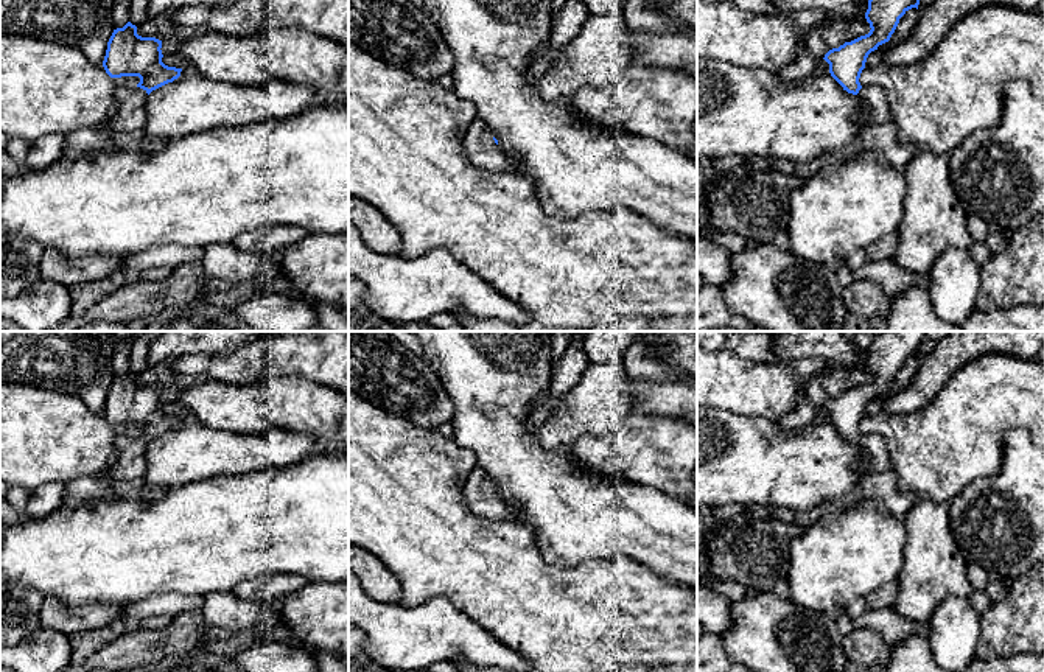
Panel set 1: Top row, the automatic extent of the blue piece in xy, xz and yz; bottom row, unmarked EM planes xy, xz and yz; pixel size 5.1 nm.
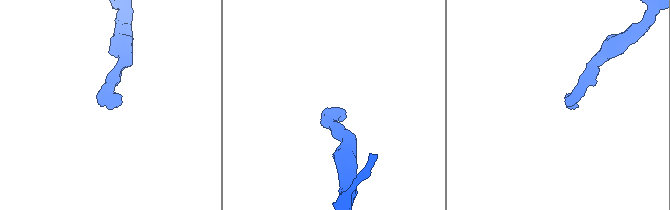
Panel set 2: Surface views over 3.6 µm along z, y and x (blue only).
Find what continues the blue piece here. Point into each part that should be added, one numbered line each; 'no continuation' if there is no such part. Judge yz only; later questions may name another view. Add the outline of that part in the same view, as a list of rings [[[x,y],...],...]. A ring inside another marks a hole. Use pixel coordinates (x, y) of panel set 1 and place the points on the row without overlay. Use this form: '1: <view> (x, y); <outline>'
1: yz (873, 447); [[[865,434],[857,442],[864,460],[860,462],[862,473],[879,473],[892,468],[887,451],[887,443],[879,434]]]

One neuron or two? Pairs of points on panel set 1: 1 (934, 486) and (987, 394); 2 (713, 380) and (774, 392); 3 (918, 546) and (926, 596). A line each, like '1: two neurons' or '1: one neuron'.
1: one neuron
2: one neuron
3: one neuron

